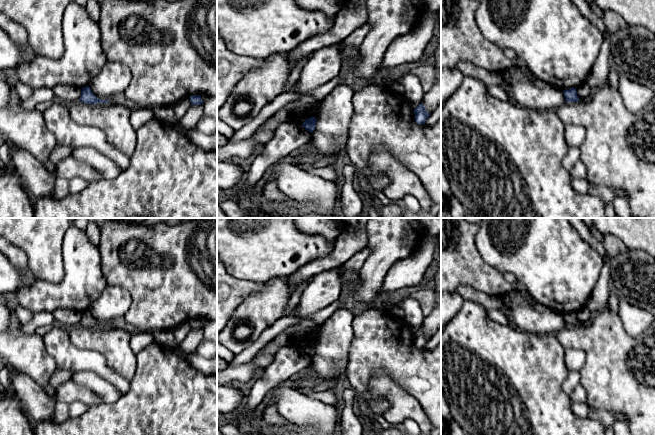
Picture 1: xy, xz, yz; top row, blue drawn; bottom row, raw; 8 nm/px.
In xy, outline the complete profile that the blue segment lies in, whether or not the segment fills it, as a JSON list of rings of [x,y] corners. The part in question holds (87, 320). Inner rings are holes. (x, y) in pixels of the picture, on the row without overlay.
[[[89,310],[83,311],[79,325],[87,328],[97,328],[97,327],[107,327],[108,324],[100,324],[95,318],[91,315]]]

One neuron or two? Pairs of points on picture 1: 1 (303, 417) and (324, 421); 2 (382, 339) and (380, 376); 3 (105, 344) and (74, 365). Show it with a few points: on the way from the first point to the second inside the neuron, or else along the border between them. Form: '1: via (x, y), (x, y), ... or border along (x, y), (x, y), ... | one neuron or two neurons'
1: via (308, 417), (319, 419) | one neuron
2: border along (398, 385), (383, 370), (377, 370), (368, 388) | two neurons
3: border along (73, 344), (80, 348), (98, 351), (111, 368) | two neurons

